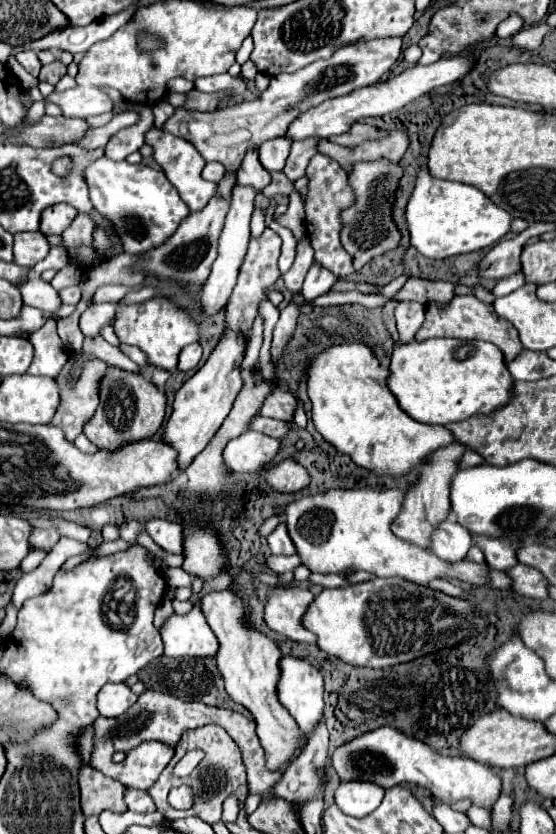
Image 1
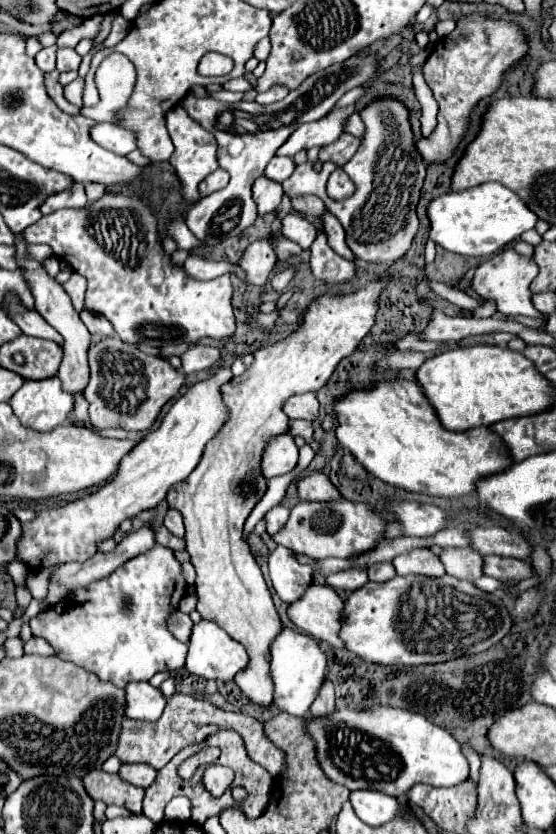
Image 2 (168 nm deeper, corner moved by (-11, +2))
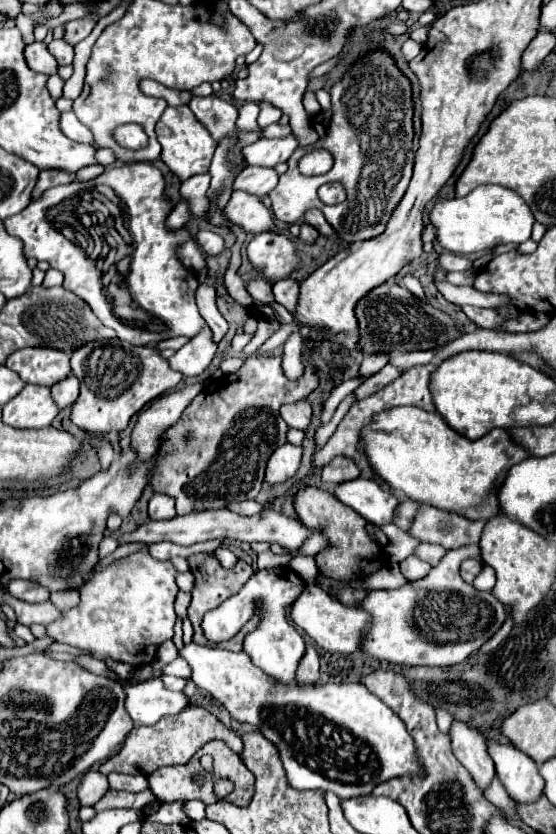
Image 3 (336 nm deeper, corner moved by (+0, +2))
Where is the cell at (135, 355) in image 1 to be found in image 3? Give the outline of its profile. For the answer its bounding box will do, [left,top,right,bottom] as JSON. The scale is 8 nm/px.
[195,286,227,342]

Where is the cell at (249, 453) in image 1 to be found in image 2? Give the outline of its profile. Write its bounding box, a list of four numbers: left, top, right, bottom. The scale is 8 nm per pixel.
[260,434,298,478]

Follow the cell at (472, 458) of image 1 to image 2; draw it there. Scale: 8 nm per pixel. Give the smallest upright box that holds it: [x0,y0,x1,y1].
[334,378,512,496]

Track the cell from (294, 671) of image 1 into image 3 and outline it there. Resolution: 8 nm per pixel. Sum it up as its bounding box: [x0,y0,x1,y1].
[211,566,305,684]

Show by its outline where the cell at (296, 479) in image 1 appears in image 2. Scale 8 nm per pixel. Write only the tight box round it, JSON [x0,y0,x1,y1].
[298,472,340,502]

